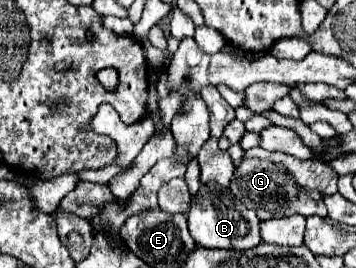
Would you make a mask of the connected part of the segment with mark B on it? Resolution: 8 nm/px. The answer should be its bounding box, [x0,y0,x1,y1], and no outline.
[187,185,261,249]

